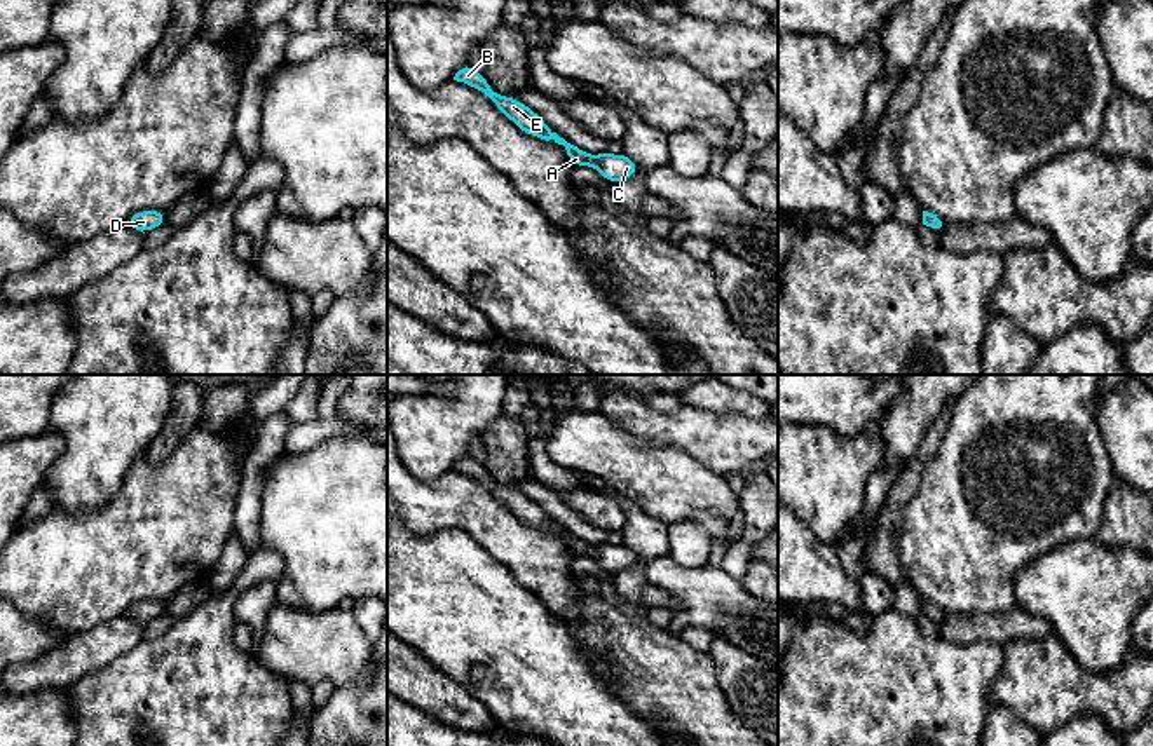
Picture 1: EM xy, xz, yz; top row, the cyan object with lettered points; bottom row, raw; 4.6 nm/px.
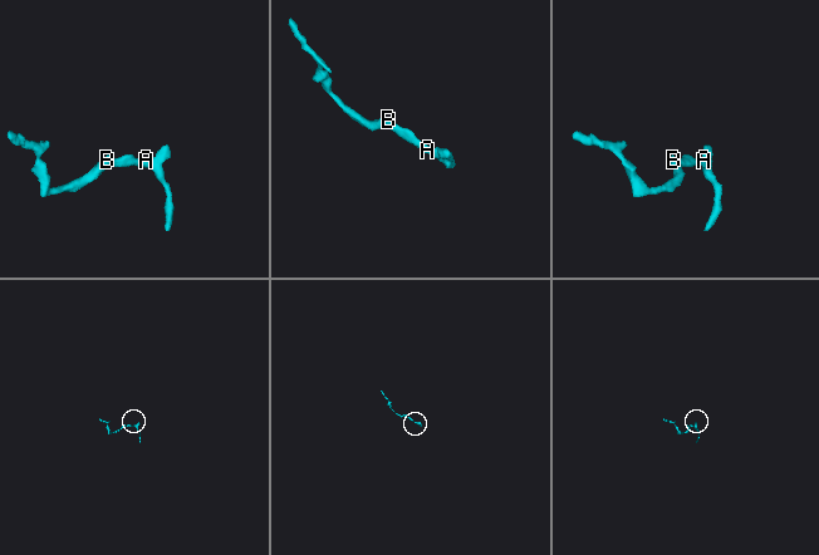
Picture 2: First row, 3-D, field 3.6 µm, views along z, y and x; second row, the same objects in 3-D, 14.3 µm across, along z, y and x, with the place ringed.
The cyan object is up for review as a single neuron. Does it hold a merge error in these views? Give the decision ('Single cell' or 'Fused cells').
Single cell

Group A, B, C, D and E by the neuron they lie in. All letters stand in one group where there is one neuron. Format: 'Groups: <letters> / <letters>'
Groups: A B C D E

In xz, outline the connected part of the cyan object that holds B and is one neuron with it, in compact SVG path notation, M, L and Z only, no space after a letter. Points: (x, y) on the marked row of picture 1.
M466 66L455 73L454 80L464 82L481 91L511 122L520 127L520 131L546 141L553 139L555 143L563 145L574 167L595 167L612 185L637 174L638 166L626 153L612 155L604 152L600 155L590 155L581 148L567 143L563 138L553 132L534 110L520 103L516 98L506 98L495 92L487 82L485 75L480 71Z

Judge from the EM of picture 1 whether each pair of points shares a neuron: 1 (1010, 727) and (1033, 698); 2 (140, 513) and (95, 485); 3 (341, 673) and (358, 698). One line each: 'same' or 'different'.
1: different
2: different
3: different

